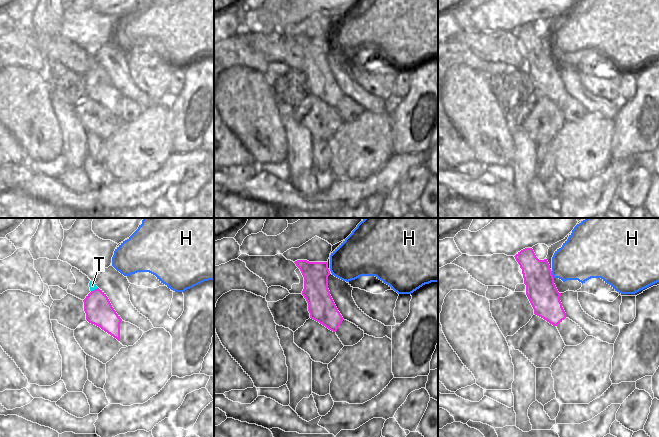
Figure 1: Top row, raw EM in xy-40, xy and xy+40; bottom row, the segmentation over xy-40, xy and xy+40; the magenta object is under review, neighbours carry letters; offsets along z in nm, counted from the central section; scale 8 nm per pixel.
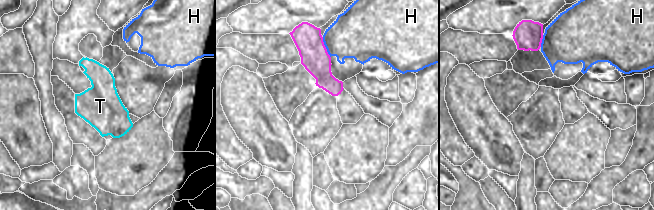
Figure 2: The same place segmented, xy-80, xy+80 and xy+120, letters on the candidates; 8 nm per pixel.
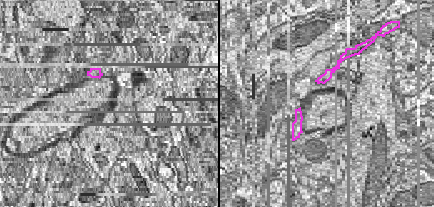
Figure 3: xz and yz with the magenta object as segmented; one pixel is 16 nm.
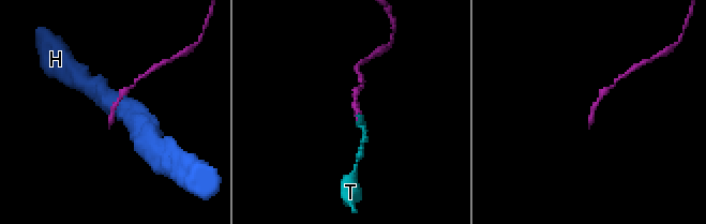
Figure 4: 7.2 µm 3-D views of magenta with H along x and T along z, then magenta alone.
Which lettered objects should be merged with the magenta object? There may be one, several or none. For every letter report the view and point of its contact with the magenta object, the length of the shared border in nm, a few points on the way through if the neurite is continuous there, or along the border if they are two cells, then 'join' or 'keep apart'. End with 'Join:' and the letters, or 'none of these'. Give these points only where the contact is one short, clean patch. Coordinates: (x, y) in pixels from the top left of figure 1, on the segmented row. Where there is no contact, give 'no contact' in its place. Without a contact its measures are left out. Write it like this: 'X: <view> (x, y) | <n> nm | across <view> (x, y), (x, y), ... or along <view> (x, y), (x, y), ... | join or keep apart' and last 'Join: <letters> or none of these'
H: xy+40 (552, 275) | 70 nm | keep apart
T: xy-40 (95, 289) | 70 nm | across xy-40 (99, 311), (96, 305), (95, 289), (92, 285) | join
Join: T

